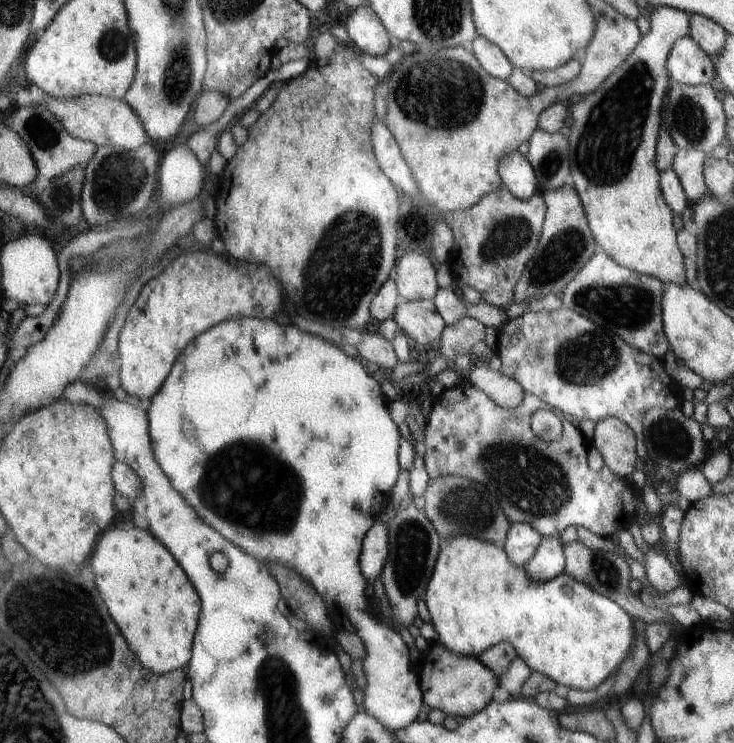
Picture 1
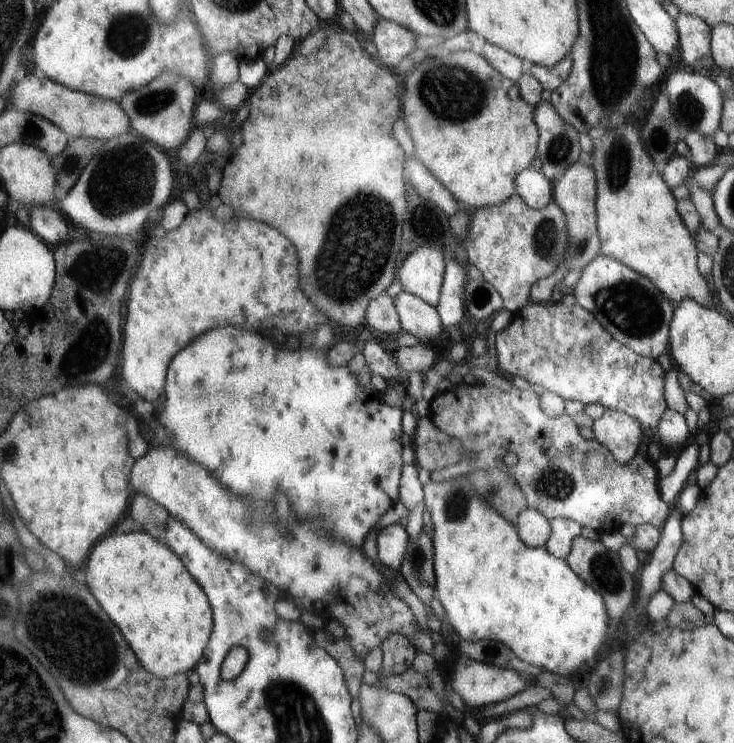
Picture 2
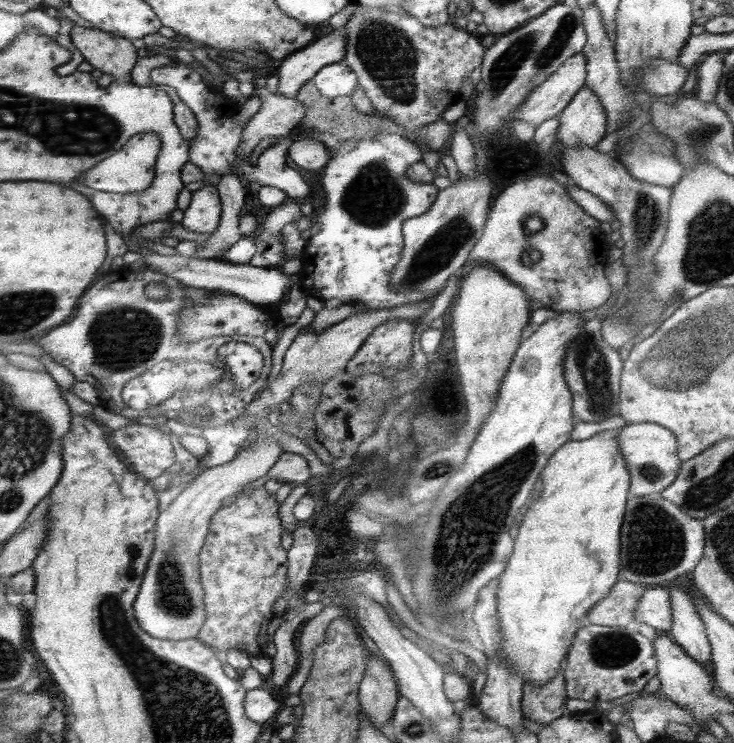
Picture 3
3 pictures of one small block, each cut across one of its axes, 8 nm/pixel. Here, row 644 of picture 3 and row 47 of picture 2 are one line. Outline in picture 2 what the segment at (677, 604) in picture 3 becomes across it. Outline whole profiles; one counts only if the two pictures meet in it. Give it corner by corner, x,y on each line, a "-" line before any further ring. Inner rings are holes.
679,14
676,18
680,36
679,54
689,70
704,72
714,64
710,53
711,27
700,18

